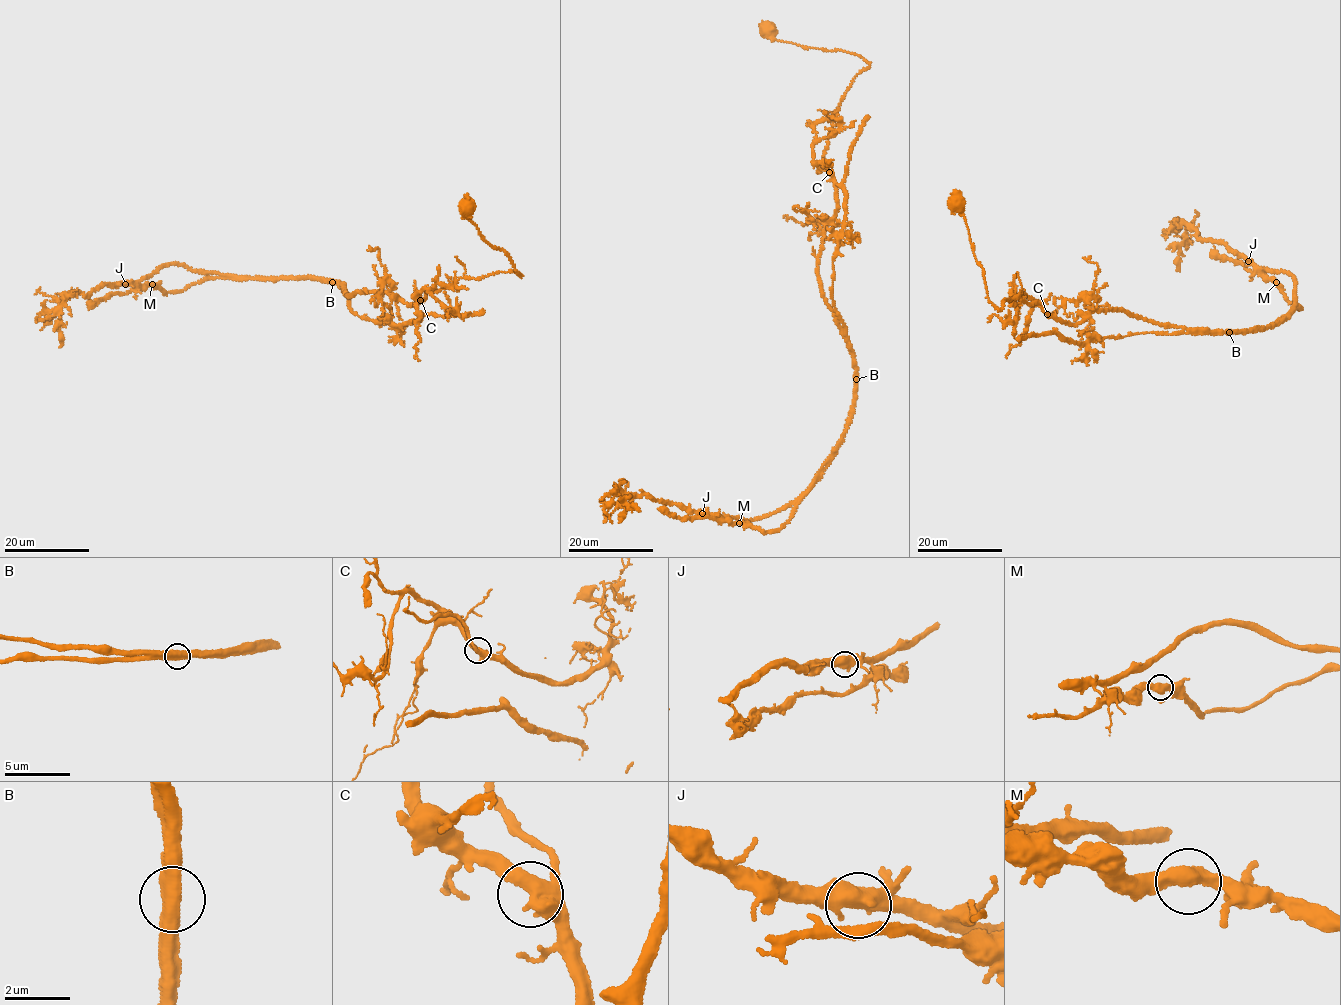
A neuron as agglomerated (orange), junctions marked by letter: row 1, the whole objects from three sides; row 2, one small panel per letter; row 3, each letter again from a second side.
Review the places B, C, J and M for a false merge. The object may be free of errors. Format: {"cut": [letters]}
{"cut": ["B"]}

